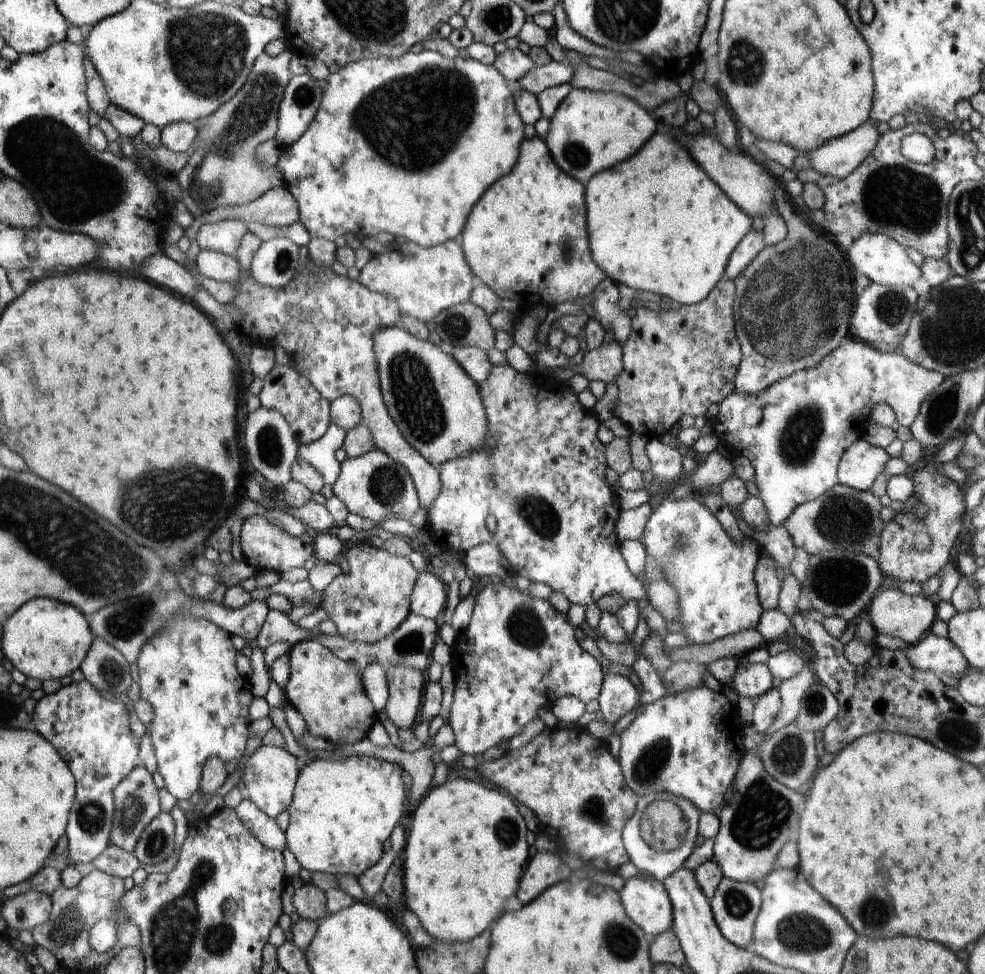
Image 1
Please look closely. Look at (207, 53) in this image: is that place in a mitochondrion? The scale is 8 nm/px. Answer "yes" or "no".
yes

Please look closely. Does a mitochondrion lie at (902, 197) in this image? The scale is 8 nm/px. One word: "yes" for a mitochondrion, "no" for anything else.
yes

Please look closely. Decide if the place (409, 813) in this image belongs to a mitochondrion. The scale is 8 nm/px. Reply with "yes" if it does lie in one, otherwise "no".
no

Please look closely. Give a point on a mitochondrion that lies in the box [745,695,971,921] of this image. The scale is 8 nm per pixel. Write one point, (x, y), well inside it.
(788, 755)

